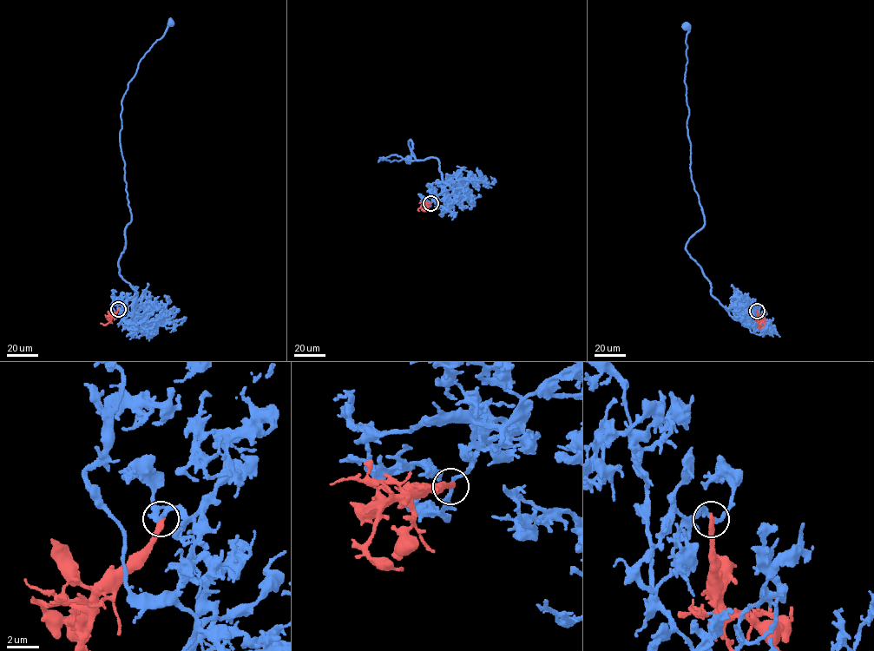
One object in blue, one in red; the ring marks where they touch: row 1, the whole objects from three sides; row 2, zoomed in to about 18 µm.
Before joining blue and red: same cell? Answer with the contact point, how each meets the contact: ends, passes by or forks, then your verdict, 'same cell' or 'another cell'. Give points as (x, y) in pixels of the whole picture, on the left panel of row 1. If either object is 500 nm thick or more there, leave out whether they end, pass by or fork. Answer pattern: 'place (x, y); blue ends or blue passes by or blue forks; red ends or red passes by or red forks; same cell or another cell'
place (118, 309); blue passes by; red ends; another cell

